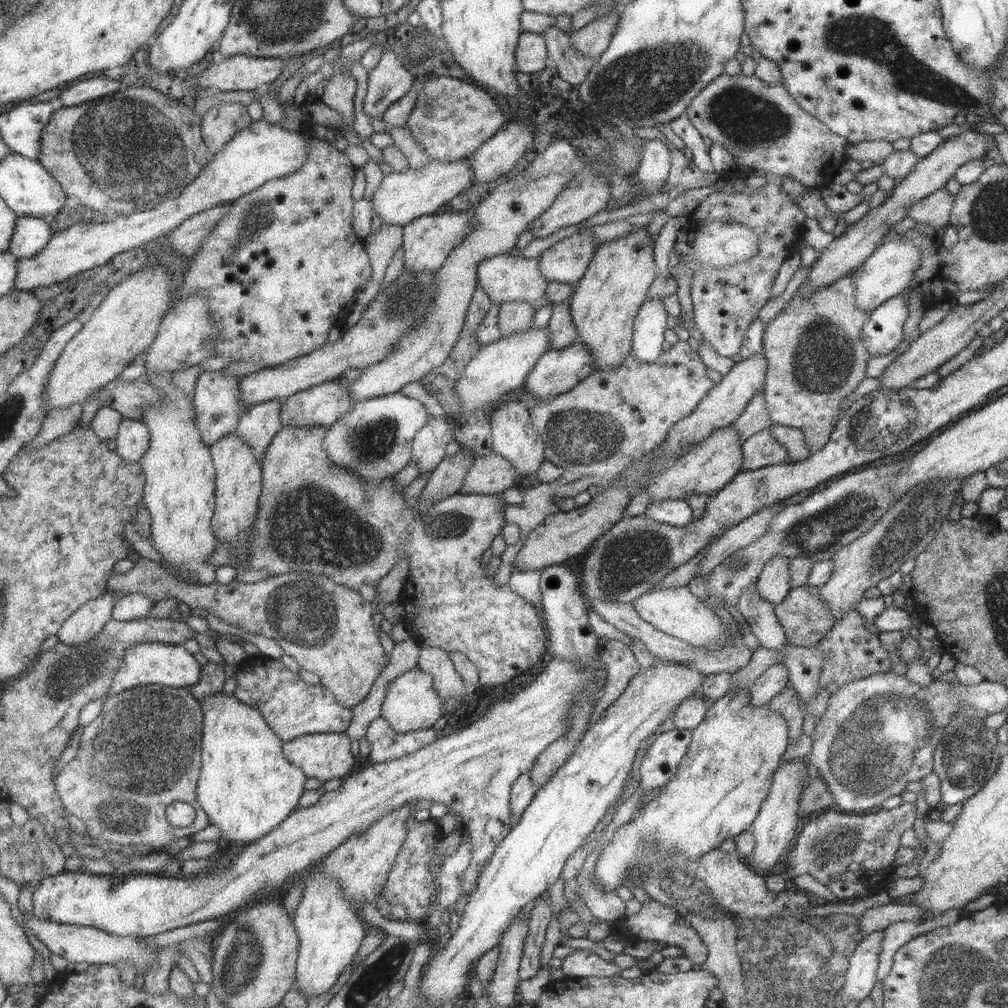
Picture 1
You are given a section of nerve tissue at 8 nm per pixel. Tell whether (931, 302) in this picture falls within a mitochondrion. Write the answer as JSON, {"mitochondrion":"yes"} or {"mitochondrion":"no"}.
{"mitochondrion":"no"}

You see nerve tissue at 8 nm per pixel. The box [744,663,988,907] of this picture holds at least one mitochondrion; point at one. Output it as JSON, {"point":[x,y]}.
{"point":[870,756]}

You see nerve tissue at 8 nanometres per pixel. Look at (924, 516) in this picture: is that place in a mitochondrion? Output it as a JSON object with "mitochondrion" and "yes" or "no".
{"mitochondrion":"yes"}

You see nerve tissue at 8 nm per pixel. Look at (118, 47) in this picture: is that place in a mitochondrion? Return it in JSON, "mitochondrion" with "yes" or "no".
{"mitochondrion":"no"}

